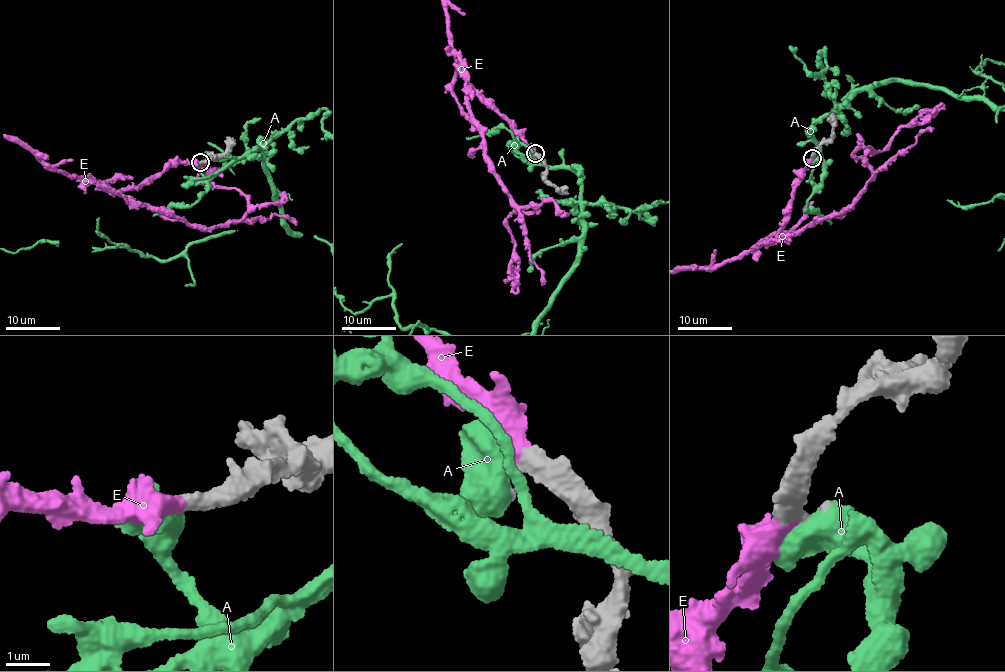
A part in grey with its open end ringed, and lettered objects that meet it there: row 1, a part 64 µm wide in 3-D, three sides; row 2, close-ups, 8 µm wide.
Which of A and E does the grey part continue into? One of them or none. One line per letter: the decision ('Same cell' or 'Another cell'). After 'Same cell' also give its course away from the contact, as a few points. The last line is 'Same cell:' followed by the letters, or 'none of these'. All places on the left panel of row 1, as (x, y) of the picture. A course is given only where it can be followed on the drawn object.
A: Another cell
E: Same cell
Same cell: E

